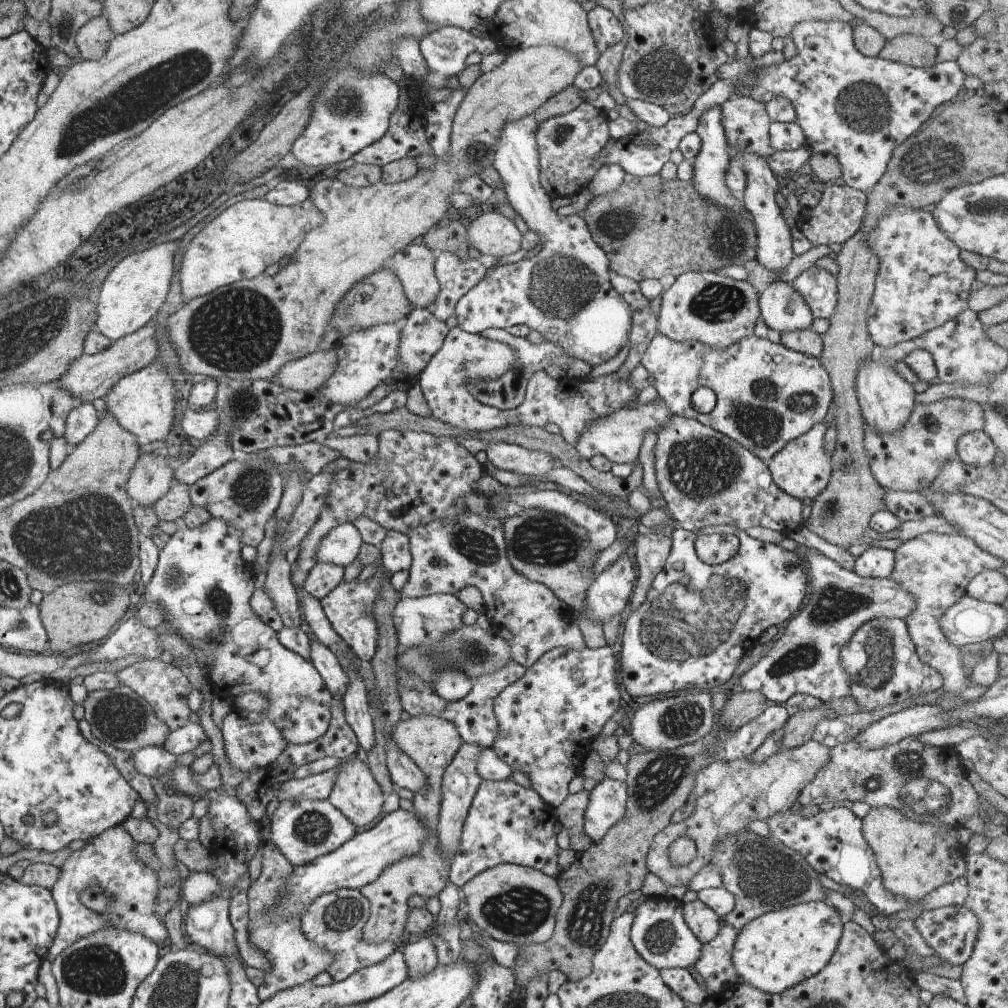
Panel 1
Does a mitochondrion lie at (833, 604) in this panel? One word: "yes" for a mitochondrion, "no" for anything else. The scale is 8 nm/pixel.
yes

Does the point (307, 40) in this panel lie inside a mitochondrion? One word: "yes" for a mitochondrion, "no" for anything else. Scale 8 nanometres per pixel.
no

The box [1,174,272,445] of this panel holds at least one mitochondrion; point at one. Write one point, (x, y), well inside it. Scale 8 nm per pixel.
(40, 326)

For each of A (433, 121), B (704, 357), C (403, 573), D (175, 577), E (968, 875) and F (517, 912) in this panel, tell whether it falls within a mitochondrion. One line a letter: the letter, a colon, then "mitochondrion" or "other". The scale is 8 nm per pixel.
A: other
B: other
C: other
D: mitochondrion
E: other
F: mitochondrion

